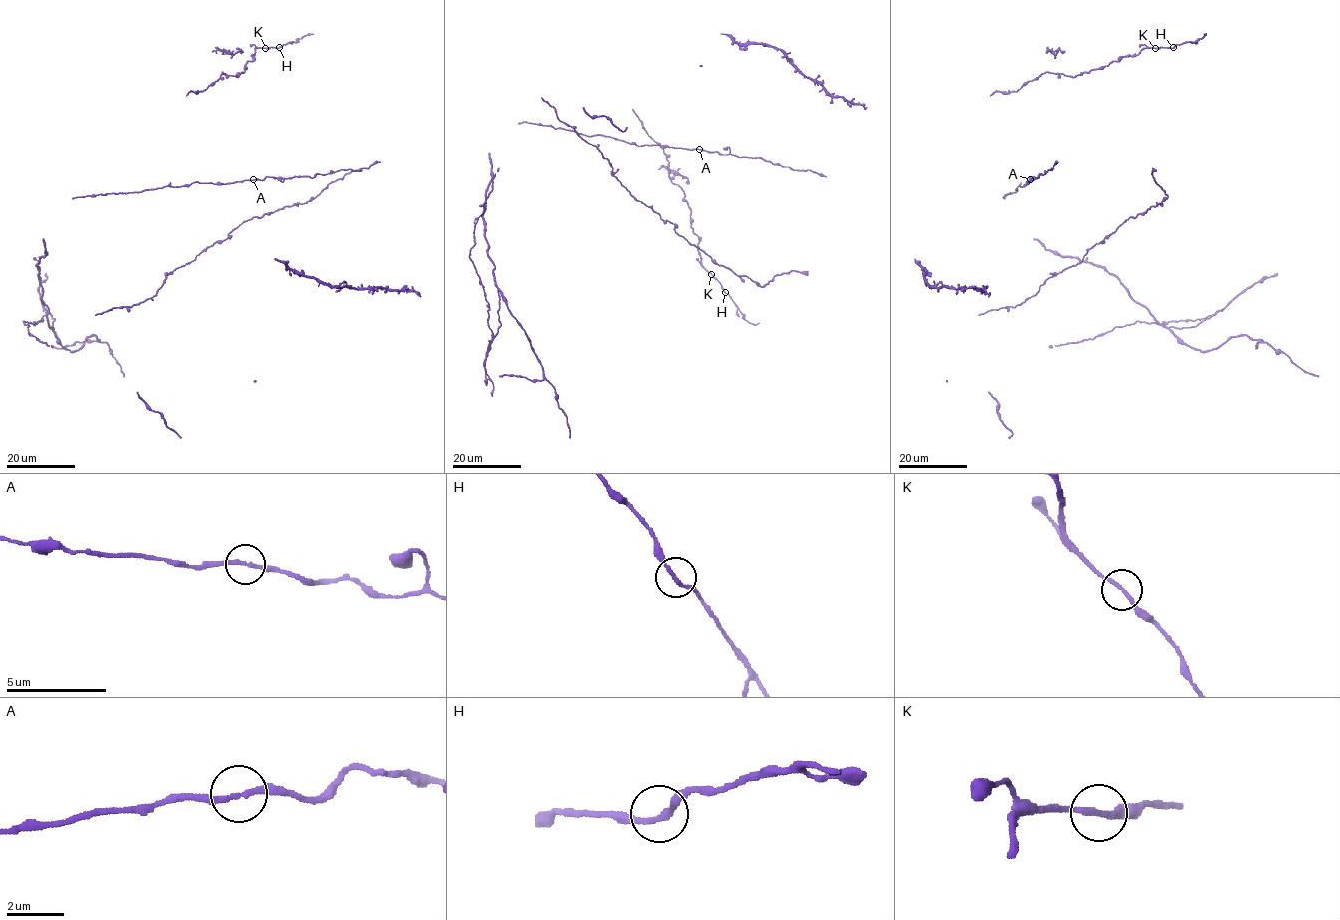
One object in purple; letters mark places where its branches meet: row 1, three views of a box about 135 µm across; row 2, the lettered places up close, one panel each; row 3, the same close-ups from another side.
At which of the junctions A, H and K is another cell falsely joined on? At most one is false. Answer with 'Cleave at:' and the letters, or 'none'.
Cleave at: none

